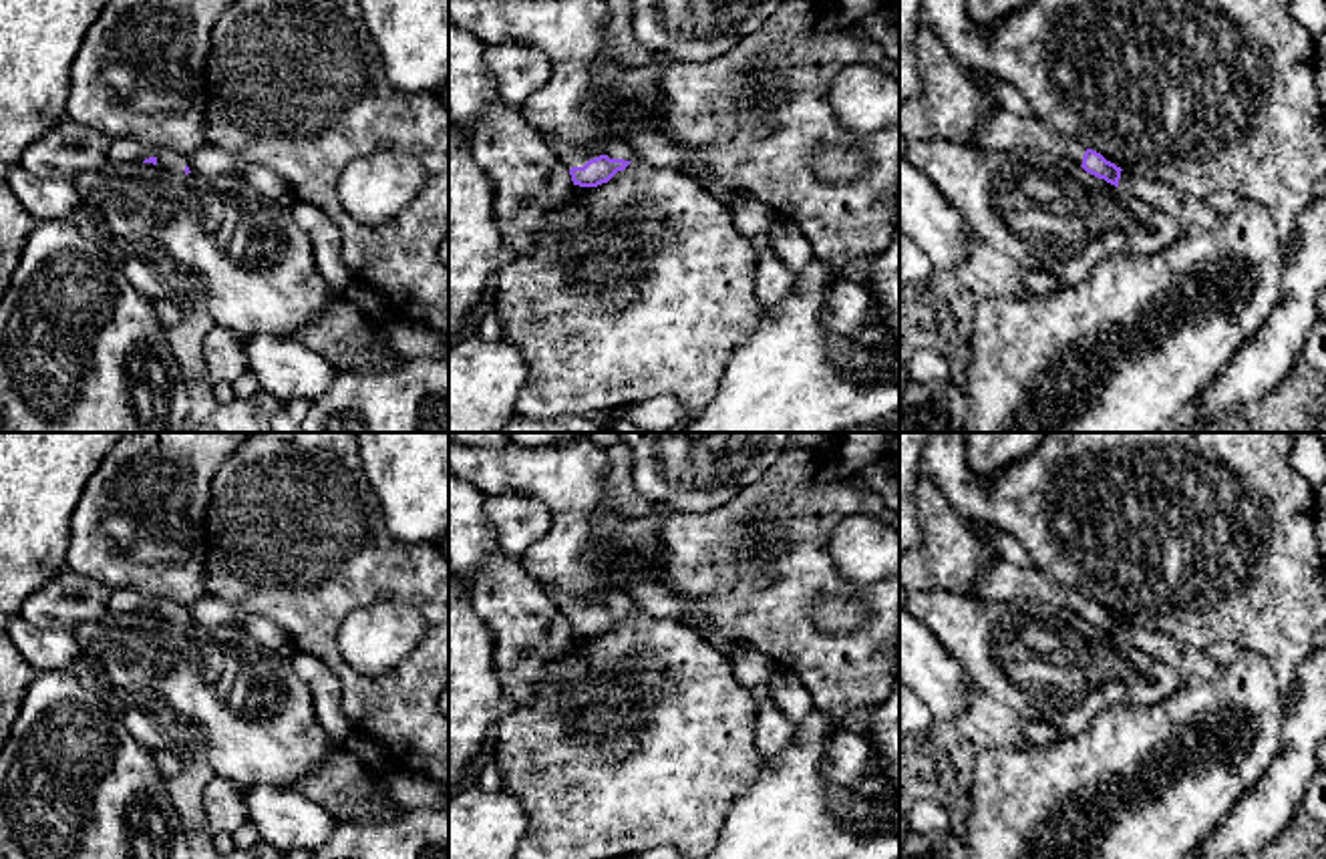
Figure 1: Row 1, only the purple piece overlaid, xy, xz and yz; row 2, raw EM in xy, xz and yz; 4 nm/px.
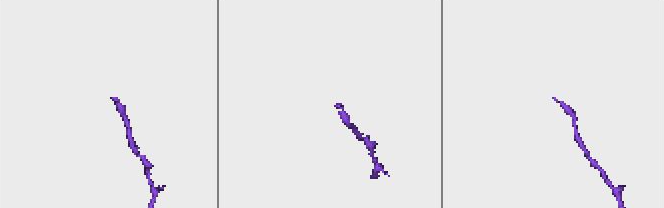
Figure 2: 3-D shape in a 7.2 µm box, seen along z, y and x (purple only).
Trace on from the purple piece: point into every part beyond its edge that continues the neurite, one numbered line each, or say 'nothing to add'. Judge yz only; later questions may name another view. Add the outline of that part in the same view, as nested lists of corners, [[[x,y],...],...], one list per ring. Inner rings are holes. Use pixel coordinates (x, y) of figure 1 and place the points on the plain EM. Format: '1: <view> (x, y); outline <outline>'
1: yz (1001, 580); outline [[[996,557],[976,583],[976,595],[982,599],[1044,599],[1074,616],[1083,616],[1087,597],[1074,589],[1052,581],[1036,567],[1018,567]]]

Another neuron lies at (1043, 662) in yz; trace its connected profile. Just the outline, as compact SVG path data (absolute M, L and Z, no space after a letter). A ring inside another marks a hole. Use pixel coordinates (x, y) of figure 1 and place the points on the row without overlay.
M932 589L907 593L905 608L938 638L972 684L1004 702L1016 716L1048 722L1060 736L1079 736L1103 710L1161 702L1181 684L1181 676L1167 664L1044 599L982 599Z

